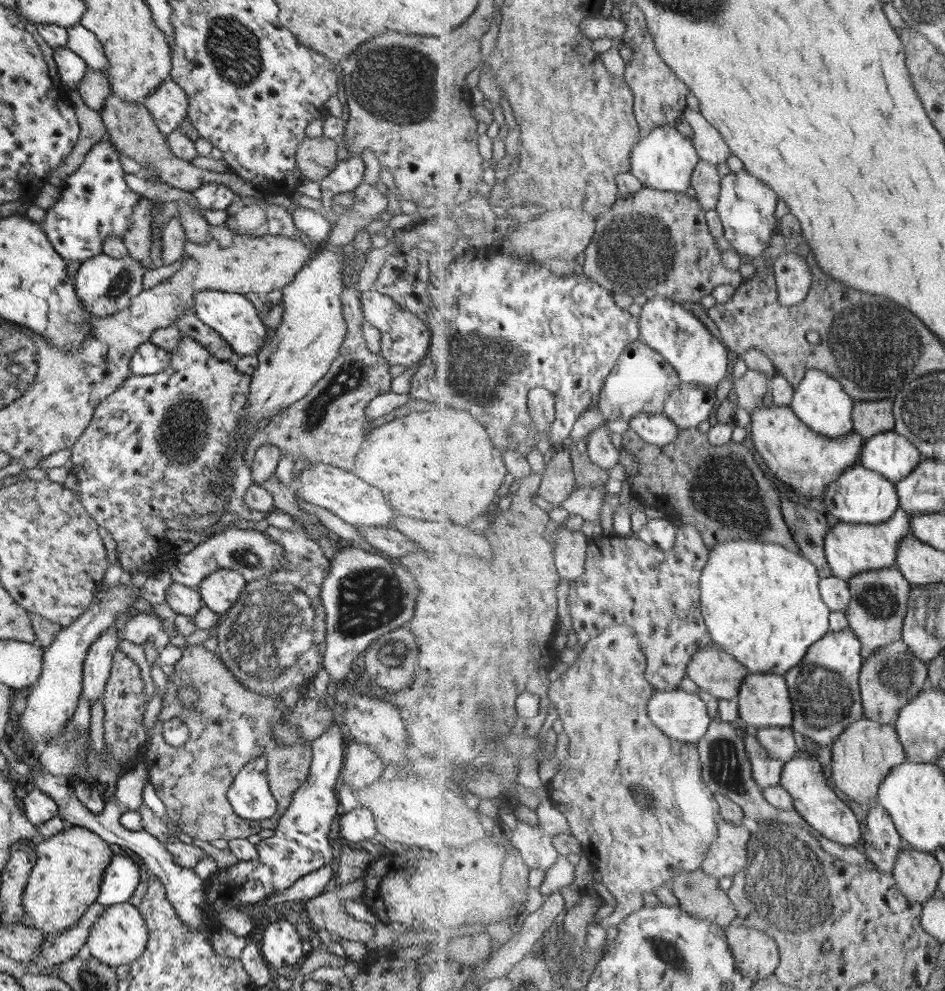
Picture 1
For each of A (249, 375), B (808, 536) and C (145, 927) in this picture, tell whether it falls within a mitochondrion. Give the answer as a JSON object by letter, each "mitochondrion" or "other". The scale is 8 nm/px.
{"A":"other","B":"mitochondrion","C":"other"}

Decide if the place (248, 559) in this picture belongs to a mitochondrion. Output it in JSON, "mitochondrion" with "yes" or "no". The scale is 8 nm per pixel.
{"mitochondrion":"yes"}

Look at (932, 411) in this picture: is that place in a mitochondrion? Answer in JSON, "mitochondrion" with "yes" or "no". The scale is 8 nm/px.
{"mitochondrion":"yes"}

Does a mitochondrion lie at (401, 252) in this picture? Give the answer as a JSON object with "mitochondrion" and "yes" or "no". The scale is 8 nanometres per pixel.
{"mitochondrion":"no"}

